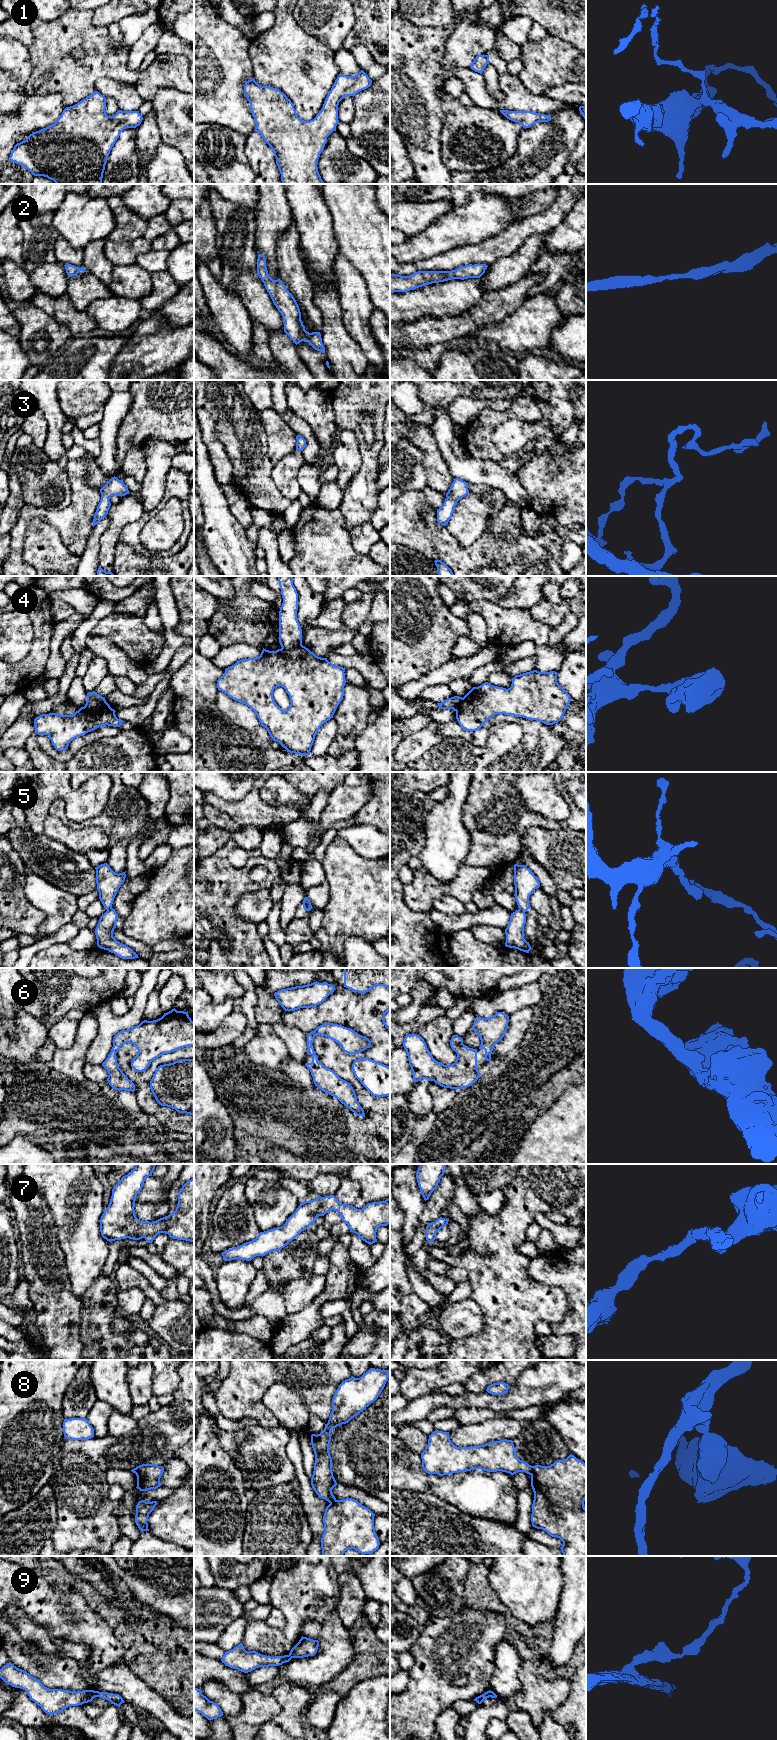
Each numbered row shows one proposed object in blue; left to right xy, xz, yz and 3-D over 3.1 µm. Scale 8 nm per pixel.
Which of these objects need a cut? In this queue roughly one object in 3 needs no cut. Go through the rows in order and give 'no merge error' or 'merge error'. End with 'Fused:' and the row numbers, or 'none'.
1: no merge error
2: no merge error
3: merge error
4: merge error
5: merge error
6: no merge error
7: no merge error
8: merge error
9: merge error
Fused: 3, 4, 5, 8, 9

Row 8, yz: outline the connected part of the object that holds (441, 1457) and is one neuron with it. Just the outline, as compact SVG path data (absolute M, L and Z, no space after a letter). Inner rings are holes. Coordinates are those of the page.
M439 1430L429 1435L428 1445L421 1453L421 1459L426 1473L440 1476L475 1469L502 1471L511 1475L518 1472L531 1475L532 1472L532 1466L517 1457L512 1440L457 1447L451 1442L449 1432Z

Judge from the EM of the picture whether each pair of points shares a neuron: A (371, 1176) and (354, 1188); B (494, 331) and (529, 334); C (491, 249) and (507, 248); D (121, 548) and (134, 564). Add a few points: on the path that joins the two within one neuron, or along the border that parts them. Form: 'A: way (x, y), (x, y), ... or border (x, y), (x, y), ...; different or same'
A: border (343, 1176), (355, 1179), (359, 1183), (360, 1196); different
B: way (503, 334), (520, 334); same
C: way (495, 248), (503, 248); same
D: way (123, 552), (130, 560); same

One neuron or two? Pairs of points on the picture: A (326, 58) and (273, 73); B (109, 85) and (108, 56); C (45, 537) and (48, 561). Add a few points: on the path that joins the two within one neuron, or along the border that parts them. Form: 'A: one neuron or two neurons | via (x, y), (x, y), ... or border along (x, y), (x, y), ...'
A: one neuron | via (313, 61), (286, 62)
B: two neurons | border along (131, 85), (100, 77), (93, 87)
C: one neuron | via (45, 543), (45, 551), (48, 555)

